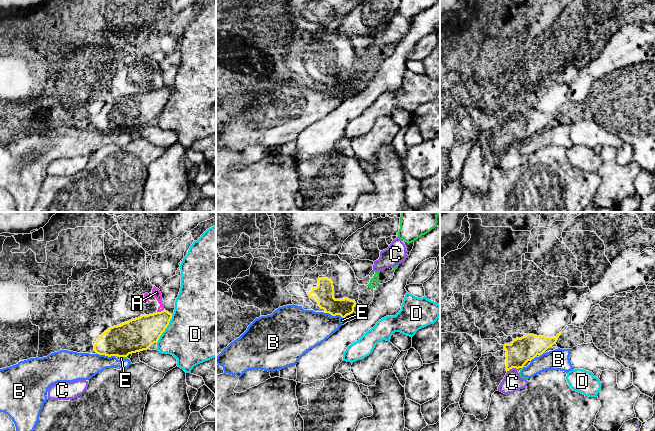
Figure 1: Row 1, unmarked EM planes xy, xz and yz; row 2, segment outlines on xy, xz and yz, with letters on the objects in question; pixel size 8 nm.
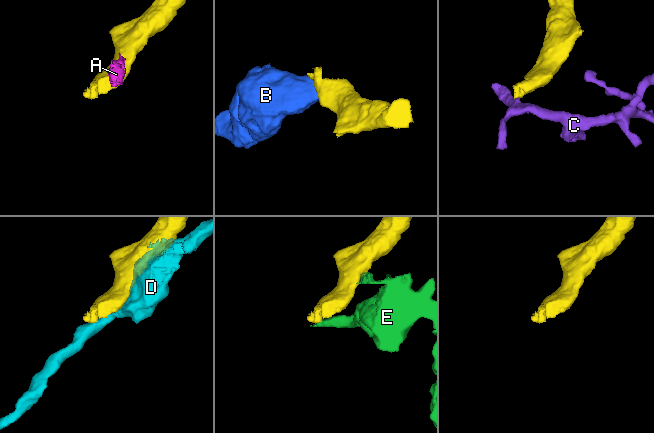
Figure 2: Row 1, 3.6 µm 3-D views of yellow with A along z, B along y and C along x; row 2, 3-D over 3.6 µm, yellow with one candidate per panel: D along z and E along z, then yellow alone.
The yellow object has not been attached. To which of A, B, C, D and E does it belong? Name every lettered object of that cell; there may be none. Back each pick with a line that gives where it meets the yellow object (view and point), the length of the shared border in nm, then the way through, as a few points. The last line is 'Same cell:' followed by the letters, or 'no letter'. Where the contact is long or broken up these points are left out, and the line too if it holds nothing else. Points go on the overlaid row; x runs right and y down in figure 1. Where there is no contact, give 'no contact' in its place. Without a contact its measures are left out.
Same cell: no letter

